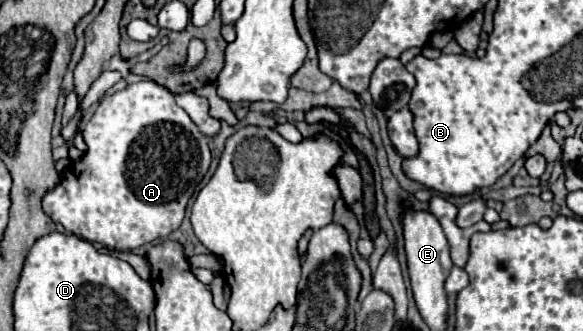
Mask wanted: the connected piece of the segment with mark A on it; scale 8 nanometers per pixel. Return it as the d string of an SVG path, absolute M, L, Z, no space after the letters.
M153 80L129 84L111 96L103 96L95 114L83 128L87 152L79 162L71 162L61 182L43 198L43 210L65 230L89 242L99 242L111 250L135 250L157 238L167 238L181 226L185 206L203 180L211 152L189 114L177 106L175 96Z

